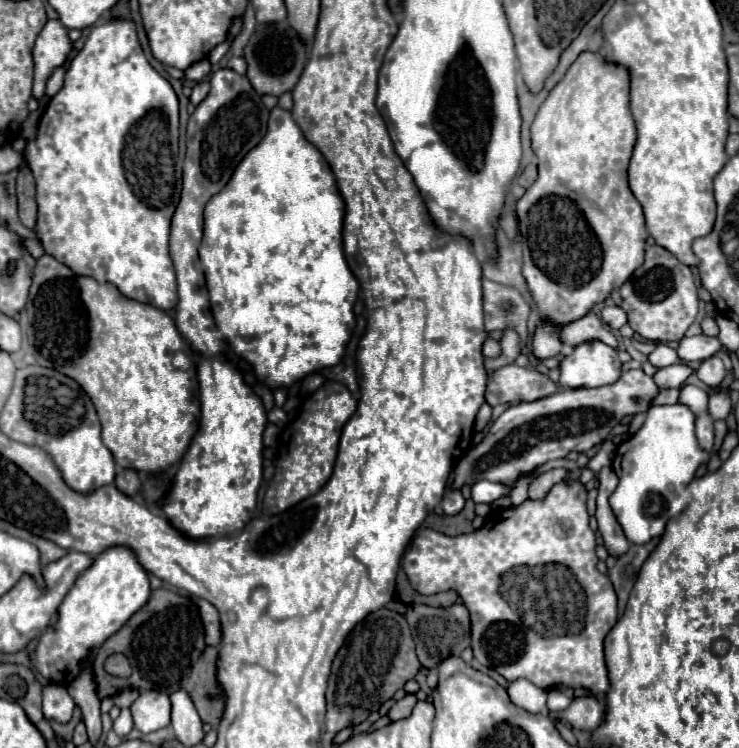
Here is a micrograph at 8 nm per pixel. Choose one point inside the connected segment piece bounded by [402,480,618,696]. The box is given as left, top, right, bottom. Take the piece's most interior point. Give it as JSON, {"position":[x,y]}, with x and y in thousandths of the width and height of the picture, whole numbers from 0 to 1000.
{"position":[731,816]}

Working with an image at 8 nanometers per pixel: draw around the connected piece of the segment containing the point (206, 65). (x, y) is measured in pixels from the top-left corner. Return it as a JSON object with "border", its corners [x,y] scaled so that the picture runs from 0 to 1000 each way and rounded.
{"border":[[[273,79],[257,88],[249,96],[252,107],[269,110],[279,104],[287,95],[287,87],[281,79]]]}

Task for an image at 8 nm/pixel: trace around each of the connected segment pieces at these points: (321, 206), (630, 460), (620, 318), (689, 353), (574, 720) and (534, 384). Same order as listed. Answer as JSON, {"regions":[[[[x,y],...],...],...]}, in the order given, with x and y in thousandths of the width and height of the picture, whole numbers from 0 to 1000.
{"regions":[[[[371,142],[365,147],[360,182],[352,187],[349,195],[344,195],[330,209],[325,222],[319,222],[309,249],[303,249],[303,254],[298,254],[298,259],[290,259],[284,265],[284,270],[276,281],[276,321],[273,321],[273,329],[271,329],[271,348],[273,348],[276,364],[279,364],[279,380],[281,380],[281,390],[284,390],[290,428],[292,428],[298,444],[303,447],[303,452],[309,455],[311,465],[322,476],[327,476],[330,481],[336,481],[341,487],[346,503],[355,511],[360,511],[365,519],[392,516],[403,505],[409,505],[419,497],[428,497],[428,495],[444,492],[444,489],[455,489],[465,476],[468,460],[471,460],[476,439],[482,433],[476,409],[479,409],[479,401],[484,396],[484,374],[471,361],[471,353],[468,353],[468,345],[465,345],[463,297],[465,297],[465,267],[457,257],[457,249],[455,249],[455,241],[452,241],[452,233],[449,233],[444,217],[438,214],[433,201],[414,187],[406,168],[395,158],[395,150],[382,147],[379,142]]],[[[882,543],[871,570],[836,596],[828,626],[839,644],[825,663],[825,676],[850,725],[874,727],[896,717],[901,698],[909,693],[909,679],[926,679],[926,652],[939,639],[945,623],[958,612],[942,591],[939,564],[942,556],[931,543]]],[[[820,409],[820,412],[815,414],[815,428],[817,428],[825,439],[836,441],[839,436],[847,433],[847,420],[844,420],[844,414],[836,412],[836,409]]],[[[950,447],[950,449],[936,449],[936,452],[923,452],[920,465],[917,465],[917,476],[920,476],[920,481],[950,484],[953,479],[966,476],[974,465],[977,465],[977,460],[972,452]]],[[[804,930],[779,933],[763,952],[755,955],[760,963],[769,963],[777,973],[801,979],[815,965],[815,944]]],[[[698,487],[679,489],[660,503],[658,513],[658,537],[671,540],[701,540],[720,537],[736,529],[744,529],[755,516],[736,500],[723,492],[704,492]]]]}

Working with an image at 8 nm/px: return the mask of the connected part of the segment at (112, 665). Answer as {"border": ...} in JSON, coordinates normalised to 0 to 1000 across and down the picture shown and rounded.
{"border":[[[152,874],[143,880],[141,885],[141,893],[146,901],[152,904],[165,904],[171,906],[176,901],[176,890],[173,890],[173,882],[165,877],[165,874]]]}

